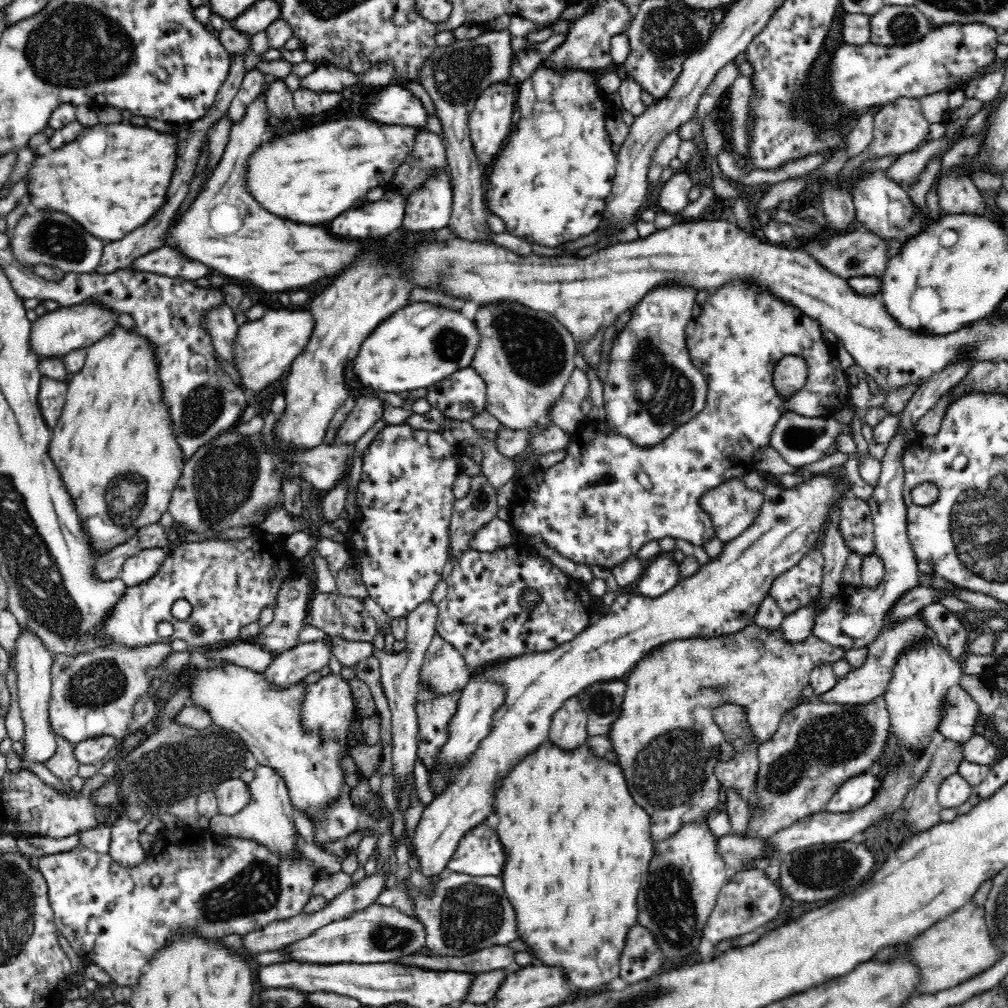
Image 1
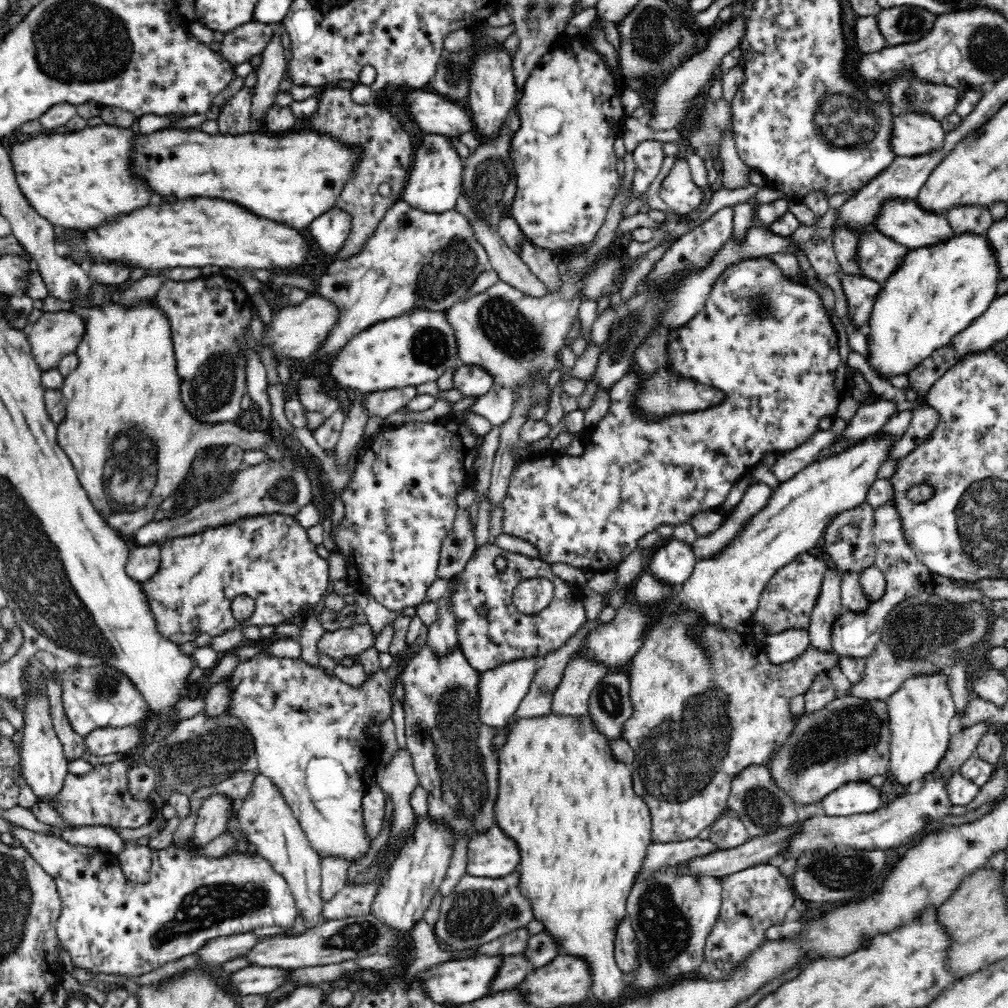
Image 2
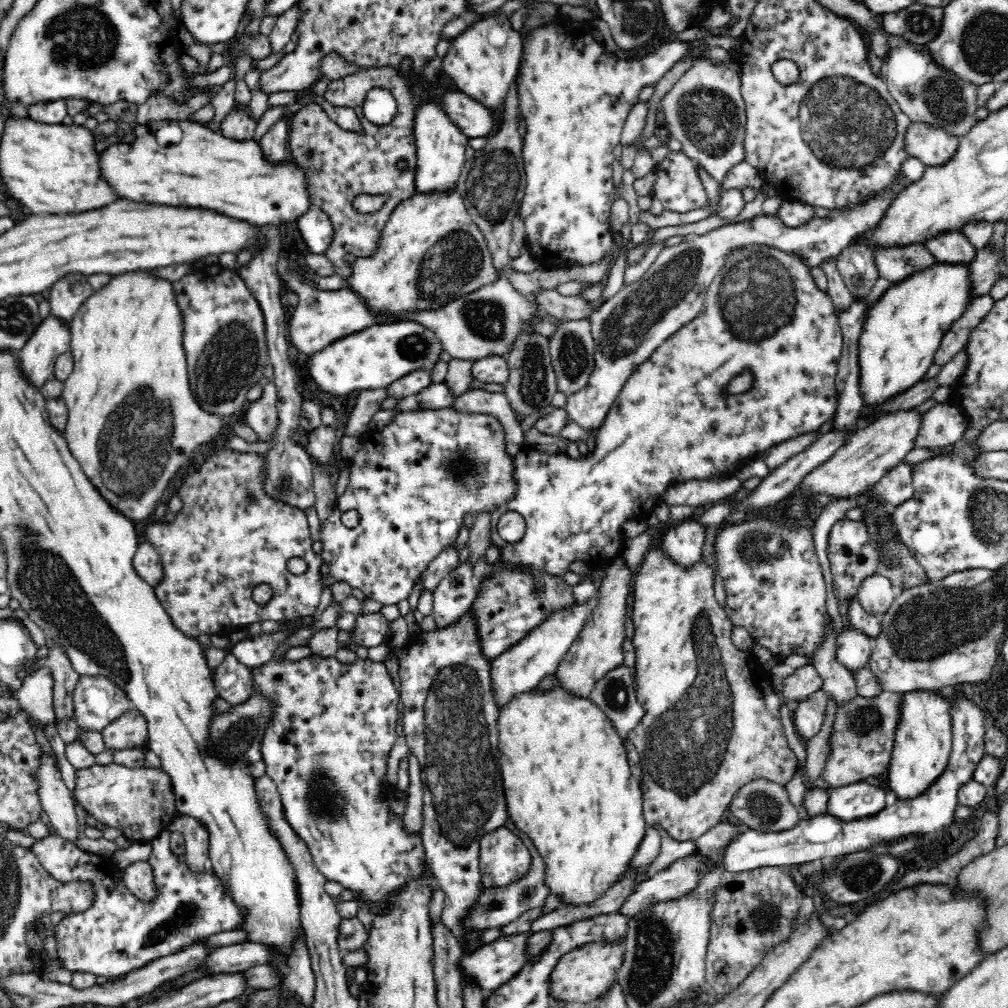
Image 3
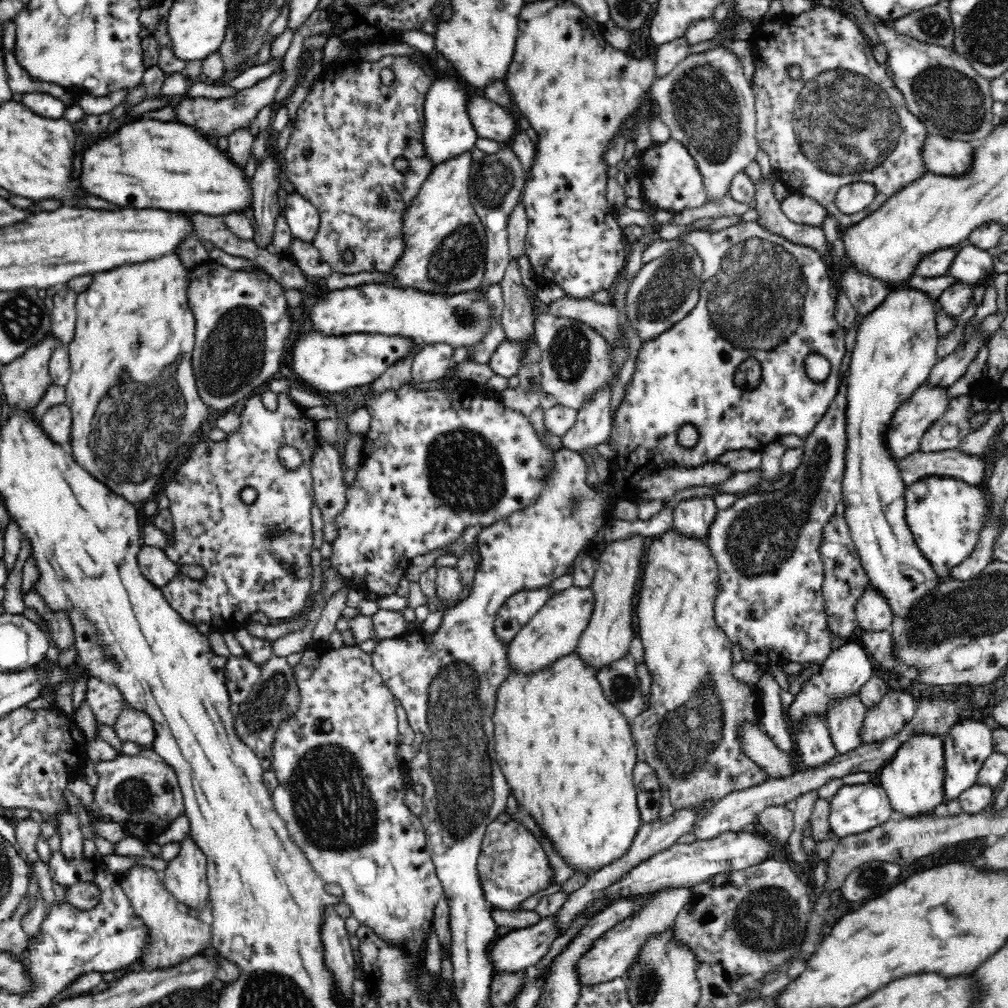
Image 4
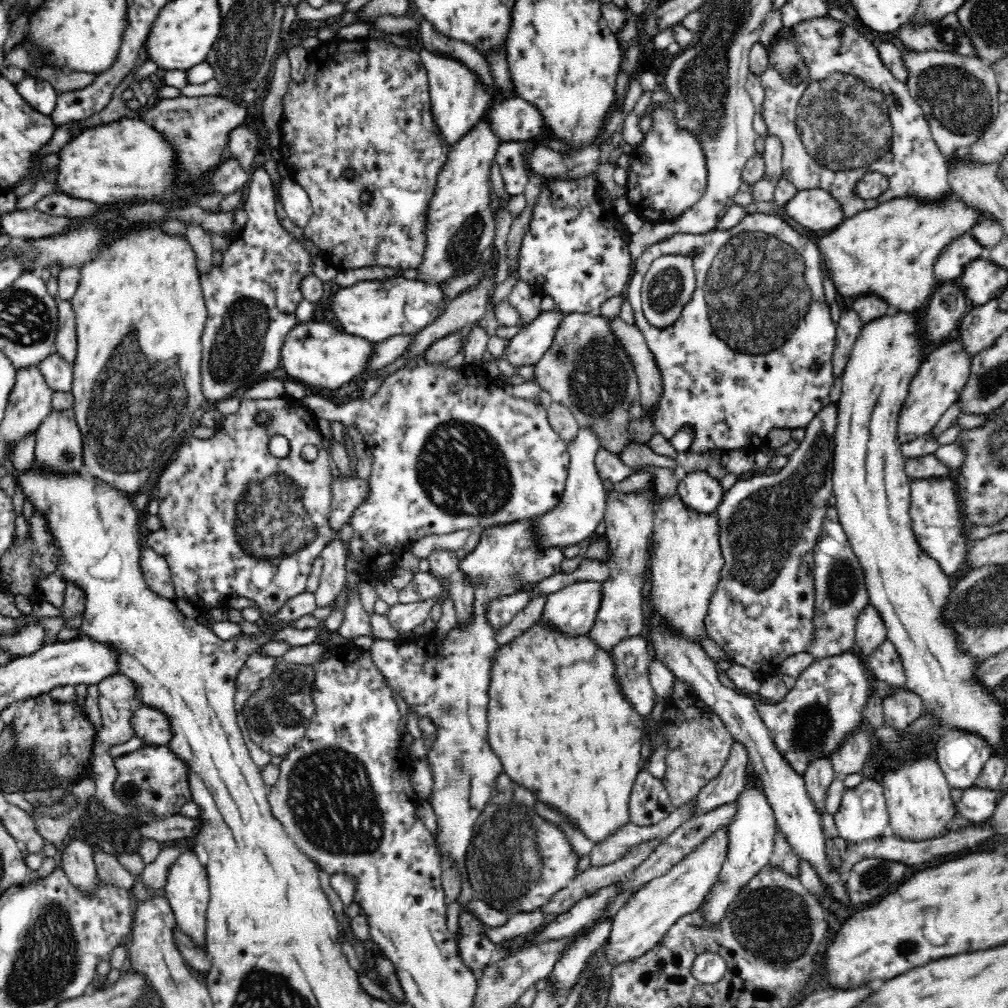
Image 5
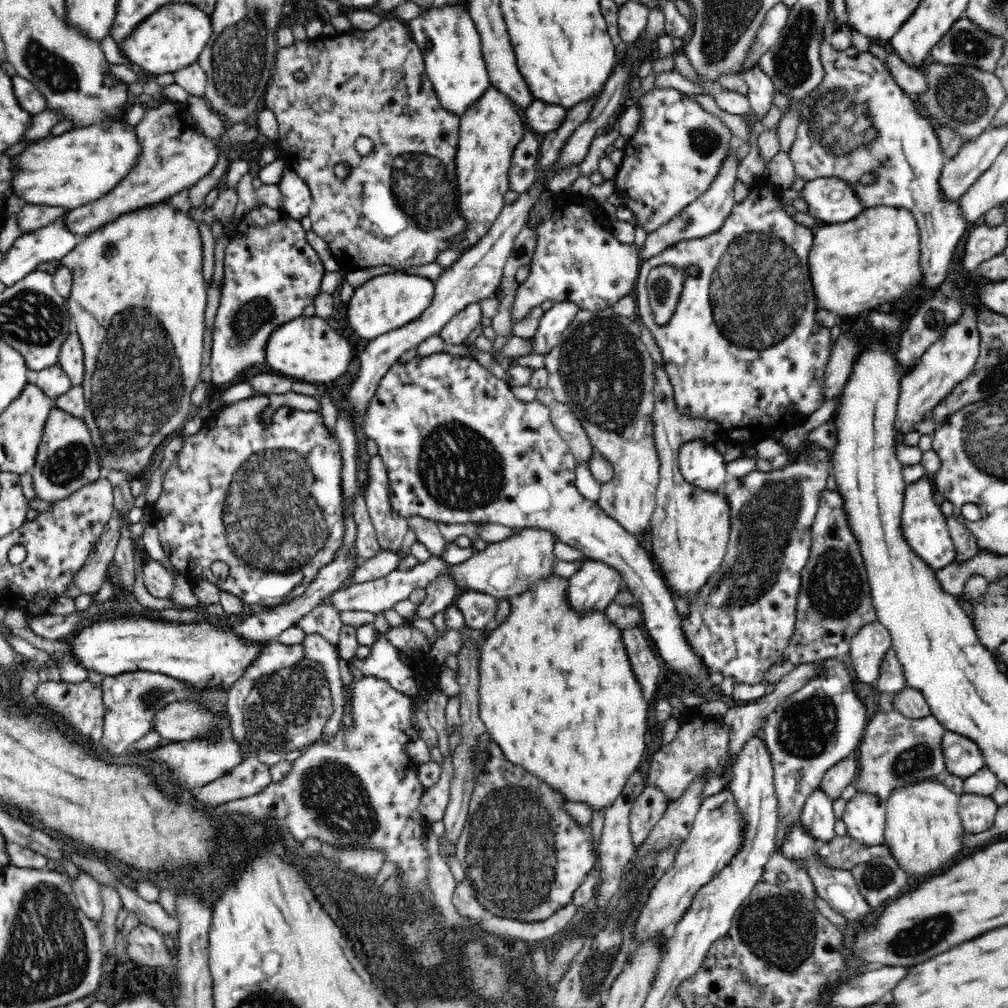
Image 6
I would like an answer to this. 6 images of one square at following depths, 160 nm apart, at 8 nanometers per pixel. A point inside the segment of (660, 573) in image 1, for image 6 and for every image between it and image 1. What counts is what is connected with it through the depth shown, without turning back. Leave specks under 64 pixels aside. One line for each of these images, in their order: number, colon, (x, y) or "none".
2: (672, 564)
3: (683, 545)
4: (693, 519)
5: (698, 492)
6: (701, 465)

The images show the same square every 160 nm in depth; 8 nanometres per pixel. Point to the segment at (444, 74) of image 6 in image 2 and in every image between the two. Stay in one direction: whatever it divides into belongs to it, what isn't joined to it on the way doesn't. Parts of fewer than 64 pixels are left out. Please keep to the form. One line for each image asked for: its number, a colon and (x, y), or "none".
2: (435, 180)
3: (440, 145)
4: (447, 133)
5: (458, 99)

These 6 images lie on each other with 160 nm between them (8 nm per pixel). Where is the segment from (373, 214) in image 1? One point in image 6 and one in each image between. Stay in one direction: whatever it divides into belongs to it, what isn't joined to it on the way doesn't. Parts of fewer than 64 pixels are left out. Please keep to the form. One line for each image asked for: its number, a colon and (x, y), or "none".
2: (331, 230)
3: (316, 228)
4: (303, 217)
5: (295, 200)
6: (297, 198)

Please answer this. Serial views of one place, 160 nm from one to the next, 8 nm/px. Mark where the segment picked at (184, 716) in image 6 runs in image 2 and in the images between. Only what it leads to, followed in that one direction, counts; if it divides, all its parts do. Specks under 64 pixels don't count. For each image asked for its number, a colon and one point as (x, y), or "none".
2: (103, 741)
3: (129, 731)
4: (133, 725)
5: (151, 726)

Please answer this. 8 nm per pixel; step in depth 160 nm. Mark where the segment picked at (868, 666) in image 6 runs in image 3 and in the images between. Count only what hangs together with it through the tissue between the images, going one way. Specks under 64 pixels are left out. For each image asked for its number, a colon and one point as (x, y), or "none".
3: (876, 594)
4: (873, 612)
5: (870, 631)

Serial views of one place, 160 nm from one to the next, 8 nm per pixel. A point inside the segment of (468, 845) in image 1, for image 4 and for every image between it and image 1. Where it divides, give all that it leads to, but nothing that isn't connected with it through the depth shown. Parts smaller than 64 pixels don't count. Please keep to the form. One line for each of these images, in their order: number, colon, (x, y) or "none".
2: (492, 854)
3: (504, 858)
4: (512, 865)

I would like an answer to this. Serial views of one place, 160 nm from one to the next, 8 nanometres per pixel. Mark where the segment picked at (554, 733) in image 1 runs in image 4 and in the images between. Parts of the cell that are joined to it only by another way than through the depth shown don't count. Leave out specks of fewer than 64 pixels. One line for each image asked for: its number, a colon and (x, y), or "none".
2: (571, 698)
3: (597, 650)
4: (607, 638)

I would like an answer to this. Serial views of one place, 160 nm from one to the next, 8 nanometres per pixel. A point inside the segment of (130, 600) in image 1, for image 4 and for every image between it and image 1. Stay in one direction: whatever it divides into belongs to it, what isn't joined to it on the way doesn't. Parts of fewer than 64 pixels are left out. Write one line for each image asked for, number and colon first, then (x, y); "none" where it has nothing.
2: (269, 558)
3: (230, 536)
4: (255, 558)

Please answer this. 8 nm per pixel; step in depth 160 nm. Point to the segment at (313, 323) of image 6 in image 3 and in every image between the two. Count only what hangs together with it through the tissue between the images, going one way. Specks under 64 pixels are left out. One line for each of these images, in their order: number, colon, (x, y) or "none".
3: (373, 358)
4: (331, 363)
5: (314, 353)

